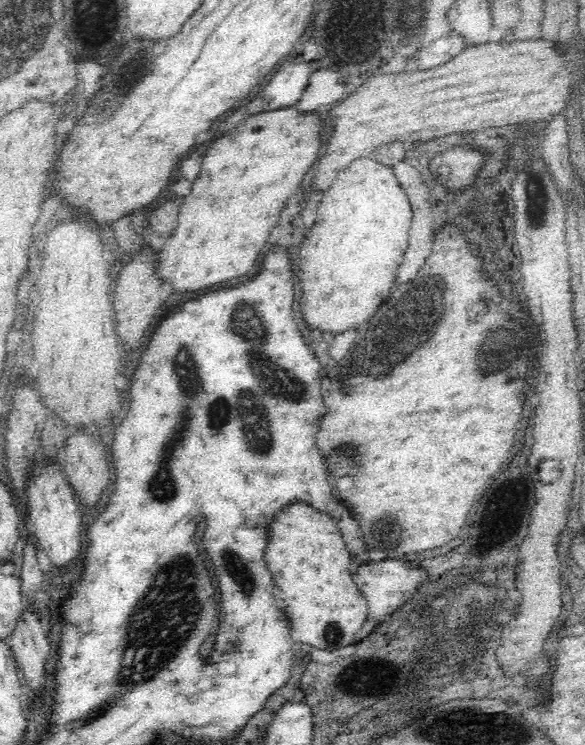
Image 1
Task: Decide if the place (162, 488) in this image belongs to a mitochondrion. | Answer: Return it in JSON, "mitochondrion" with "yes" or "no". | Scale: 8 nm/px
{"mitochondrion":"yes"}

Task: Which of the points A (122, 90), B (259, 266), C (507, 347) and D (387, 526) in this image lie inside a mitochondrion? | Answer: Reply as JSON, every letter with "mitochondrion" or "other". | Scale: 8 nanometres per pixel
{"A":"mitochondrion","B":"other","C":"mitochondrion","D":"mitochondrion"}

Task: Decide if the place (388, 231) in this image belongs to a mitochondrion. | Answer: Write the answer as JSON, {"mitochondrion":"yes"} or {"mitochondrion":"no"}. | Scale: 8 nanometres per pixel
{"mitochondrion":"no"}

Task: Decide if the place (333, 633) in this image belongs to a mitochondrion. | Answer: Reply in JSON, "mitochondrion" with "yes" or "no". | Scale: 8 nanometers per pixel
{"mitochondrion":"yes"}

